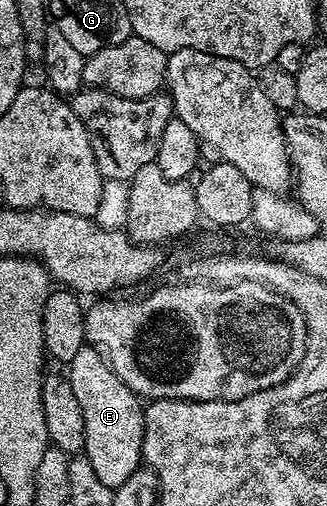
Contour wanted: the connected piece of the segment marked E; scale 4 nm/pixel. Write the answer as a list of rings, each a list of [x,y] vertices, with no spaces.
[[[84,346],[77,350],[69,365],[69,379],[73,394],[77,394],[77,402],[81,402],[81,414],[85,418],[82,455],[89,458],[89,466],[93,466],[93,474],[97,474],[97,482],[112,490],[119,488],[141,468],[144,405],[140,397],[129,390],[121,378],[117,378],[98,347]]]

